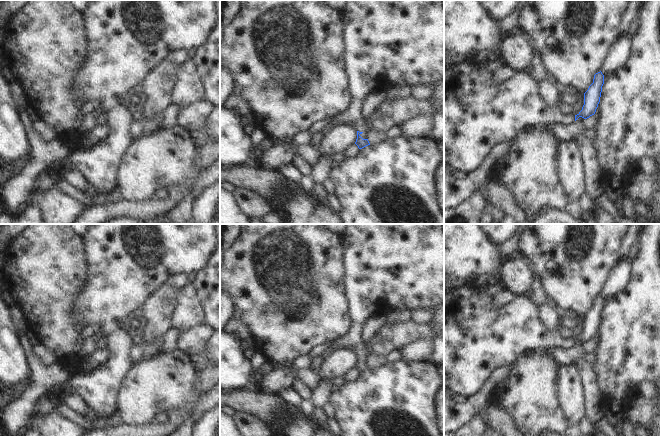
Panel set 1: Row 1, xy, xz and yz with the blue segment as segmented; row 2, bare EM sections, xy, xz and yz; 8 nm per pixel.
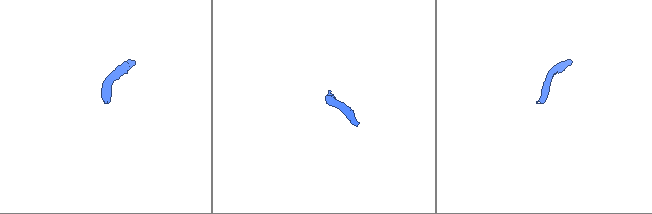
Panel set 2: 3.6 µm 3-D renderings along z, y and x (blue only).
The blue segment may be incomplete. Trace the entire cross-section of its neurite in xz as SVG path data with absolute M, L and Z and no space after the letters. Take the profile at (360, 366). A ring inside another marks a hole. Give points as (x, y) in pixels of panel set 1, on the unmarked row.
M347 224L343 233L340 234L342 246L344 248L344 269L345 279L344 285L346 288L346 298L348 301L348 310L351 317L351 326L348 333L343 336L340 341L330 348L330 351L346 346L352 347L353 352L357 354L357 363L355 368L359 373L370 369L368 363L363 363L360 359L367 356L369 353L366 351L366 343L362 340L362 331L364 325L369 318L376 315L388 315L394 310L431 310L435 312L440 306L444 305L444 225L443 224Z

